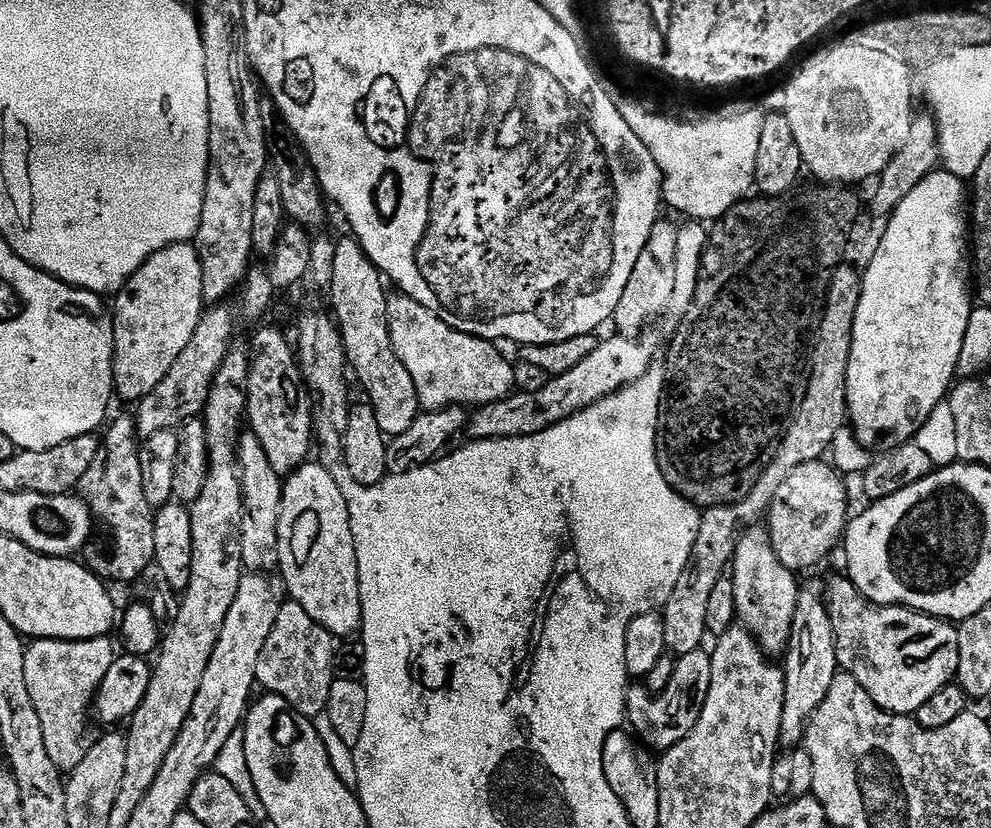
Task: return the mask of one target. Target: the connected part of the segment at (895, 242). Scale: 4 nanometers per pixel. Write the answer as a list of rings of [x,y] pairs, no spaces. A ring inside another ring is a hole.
[[[943,170],[930,173],[887,217],[888,225],[884,228],[884,237],[868,264],[868,269],[862,272],[860,286],[860,301],[858,314],[854,314],[854,334],[852,335],[852,349],[850,350],[850,366],[846,374],[846,394],[848,395],[848,419],[850,427],[856,433],[858,442],[867,448],[869,453],[883,454],[894,450],[898,446],[915,441],[918,430],[934,414],[939,404],[945,403],[946,397],[954,387],[957,379],[956,367],[958,354],[962,354],[962,338],[966,338],[966,326],[970,326],[970,314],[974,307],[974,296],[968,293],[970,288],[970,244],[964,241],[964,216],[966,220],[966,204],[964,208],[964,184],[961,177]]]

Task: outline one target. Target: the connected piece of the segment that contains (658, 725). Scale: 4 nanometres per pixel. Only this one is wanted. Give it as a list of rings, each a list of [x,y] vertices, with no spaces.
[[[707,651],[691,652],[676,660],[674,674],[668,684],[651,698],[644,717],[640,720],[640,732],[644,735],[643,743],[652,748],[667,750],[673,748],[698,722],[704,709],[706,694],[710,694],[710,678],[712,677],[712,657]]]

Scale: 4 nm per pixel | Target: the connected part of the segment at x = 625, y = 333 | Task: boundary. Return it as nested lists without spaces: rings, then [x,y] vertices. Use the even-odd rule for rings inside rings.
[[[659,220],[647,245],[640,252],[635,262],[635,268],[630,274],[630,280],[618,306],[613,312],[613,319],[616,324],[617,333],[627,339],[639,337],[646,329],[648,320],[661,316],[667,311],[671,302],[674,288],[676,288],[676,242],[680,239],[680,230],[670,222]]]

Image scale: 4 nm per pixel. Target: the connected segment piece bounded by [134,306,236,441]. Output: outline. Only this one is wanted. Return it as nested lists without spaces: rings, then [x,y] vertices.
[[[216,306],[205,311],[198,322],[198,330],[194,330],[194,338],[190,338],[190,346],[178,354],[178,362],[170,366],[170,374],[154,386],[154,390],[135,405],[134,419],[136,434],[141,441],[149,440],[159,432],[171,432],[185,427],[187,420],[192,420],[204,412],[212,384],[219,368],[223,366],[229,352],[233,351],[232,339],[236,336],[236,316],[228,306]]]

